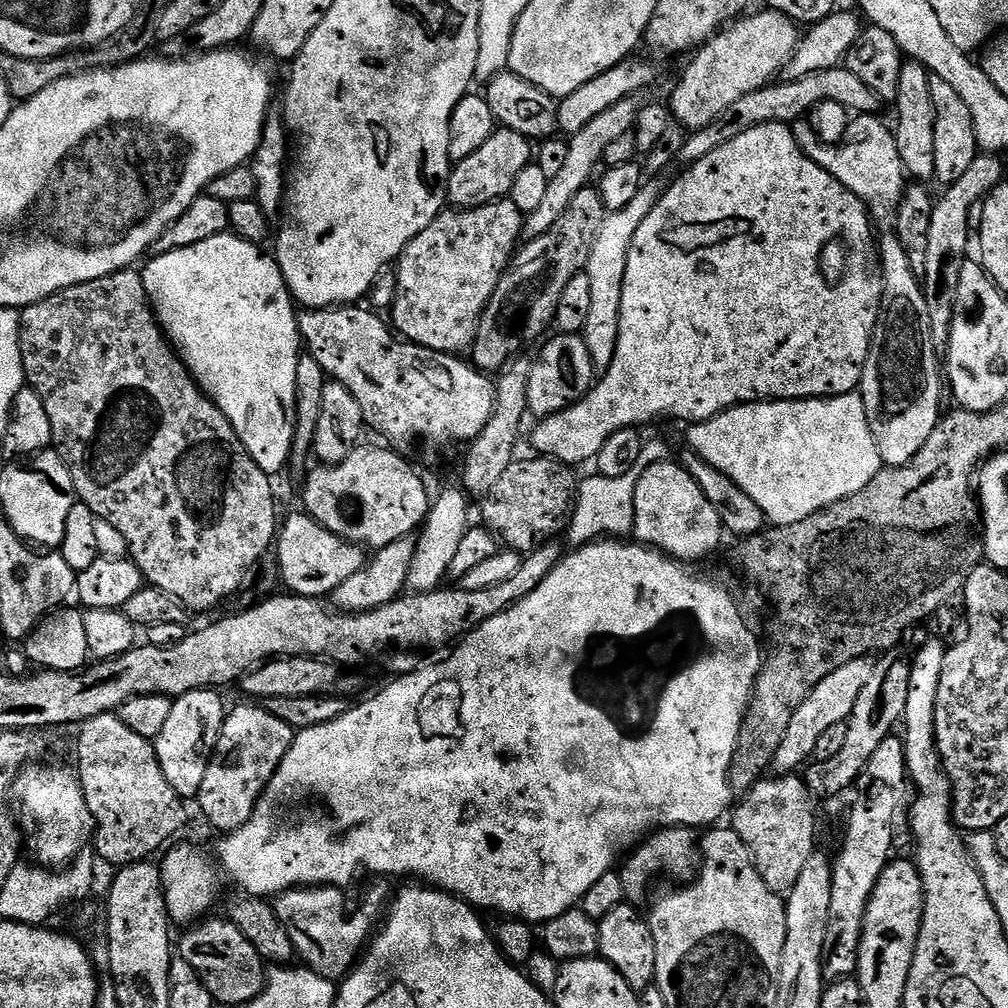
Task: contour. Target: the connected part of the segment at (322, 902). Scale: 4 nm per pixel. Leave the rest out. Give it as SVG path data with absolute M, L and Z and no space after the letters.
M380 884L369 890L368 897L361 902L360 908L348 912L344 905L344 894L344 888L305 886L281 892L274 900L276 916L284 923L286 934L290 934L290 942L296 947L296 956L304 959L301 961L313 972L333 982L353 971L390 900L387 886Z

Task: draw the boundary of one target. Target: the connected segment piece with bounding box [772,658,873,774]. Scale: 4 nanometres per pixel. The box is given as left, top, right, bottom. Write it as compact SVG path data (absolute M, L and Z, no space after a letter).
M868 658L846 662L846 666L838 666L834 674L826 674L826 678L822 678L822 682L814 686L806 702L802 702L802 706L794 710L794 718L790 718L790 726L787 727L782 744L774 754L772 768L777 773L792 774L803 769L813 759L814 746L818 746L826 726L838 726L847 721L848 715L854 710L854 702L858 702L858 694L862 694L862 689L870 678L872 666L873 661Z

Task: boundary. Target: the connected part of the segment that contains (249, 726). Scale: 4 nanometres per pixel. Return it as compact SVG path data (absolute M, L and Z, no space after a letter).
M244 704L225 715L216 753L206 770L206 778L202 778L198 797L205 818L220 834L238 830L252 816L258 798L266 790L282 758L286 758L293 735L293 728L286 726L282 718L274 718L274 714L270 714L264 706L251 708Z

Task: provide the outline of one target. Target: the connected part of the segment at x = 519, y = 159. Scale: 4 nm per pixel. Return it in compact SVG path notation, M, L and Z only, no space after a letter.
M497 127L496 132L490 134L490 139L480 149L474 150L474 154L470 154L470 158L455 161L452 171L448 173L447 203L453 209L459 210L461 208L477 208L483 204L492 204L496 200L505 199L511 193L518 173L526 170L526 166L533 163L533 160L534 144L529 137L518 134L509 128Z

